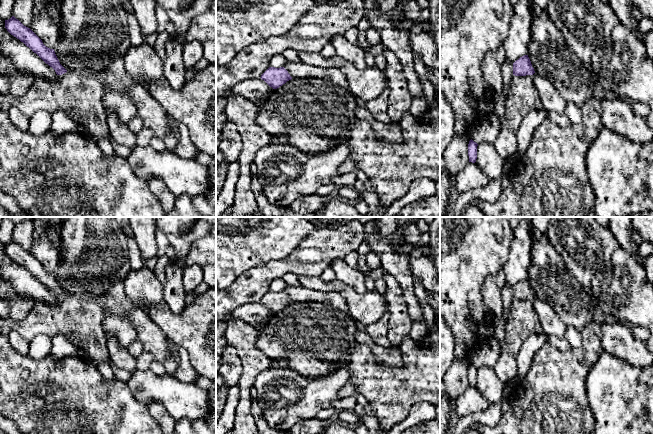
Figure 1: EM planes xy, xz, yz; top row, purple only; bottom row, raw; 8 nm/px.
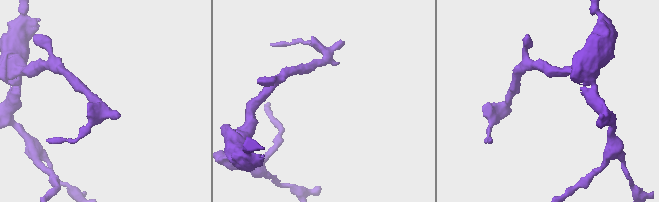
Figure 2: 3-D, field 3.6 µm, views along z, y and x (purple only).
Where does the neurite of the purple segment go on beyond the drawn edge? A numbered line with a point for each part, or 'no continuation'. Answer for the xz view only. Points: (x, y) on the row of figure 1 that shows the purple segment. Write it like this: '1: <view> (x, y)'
no continuation

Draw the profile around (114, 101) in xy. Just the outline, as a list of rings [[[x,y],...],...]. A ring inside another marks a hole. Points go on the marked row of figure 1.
[[[110,91],[102,96],[102,104],[106,112],[115,112],[119,120],[128,123],[135,115],[136,108],[126,92]]]

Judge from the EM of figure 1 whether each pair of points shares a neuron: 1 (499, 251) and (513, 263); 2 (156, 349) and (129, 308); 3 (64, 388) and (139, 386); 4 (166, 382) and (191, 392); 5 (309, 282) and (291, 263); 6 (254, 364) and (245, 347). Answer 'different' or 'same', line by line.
1: different
2: same
3: different
4: same
5: different
6: same

